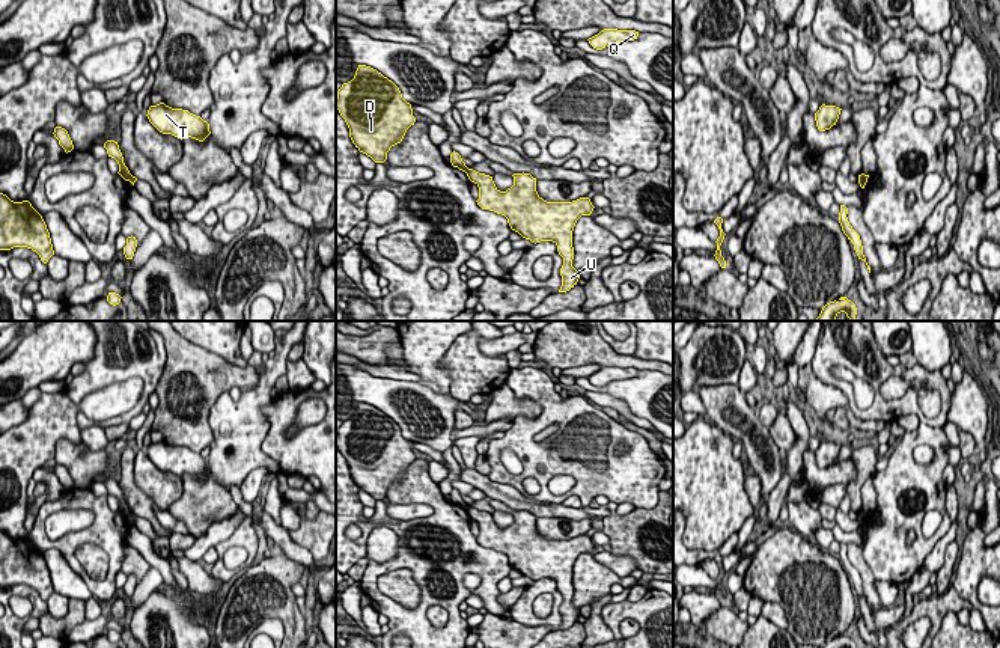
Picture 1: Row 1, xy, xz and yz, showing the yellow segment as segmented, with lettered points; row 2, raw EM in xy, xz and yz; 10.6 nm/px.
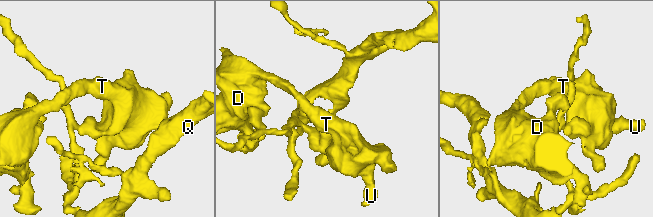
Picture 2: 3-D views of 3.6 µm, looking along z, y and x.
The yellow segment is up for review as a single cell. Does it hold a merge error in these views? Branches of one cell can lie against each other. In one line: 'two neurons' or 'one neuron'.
two neurons

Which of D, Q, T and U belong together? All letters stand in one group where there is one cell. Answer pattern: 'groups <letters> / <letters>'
groups D T U / Q

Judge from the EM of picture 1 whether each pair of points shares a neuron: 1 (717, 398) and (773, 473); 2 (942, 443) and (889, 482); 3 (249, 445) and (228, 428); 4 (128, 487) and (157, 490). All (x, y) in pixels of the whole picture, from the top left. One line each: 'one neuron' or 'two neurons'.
1: one neuron
2: one neuron
3: one neuron
4: two neurons

